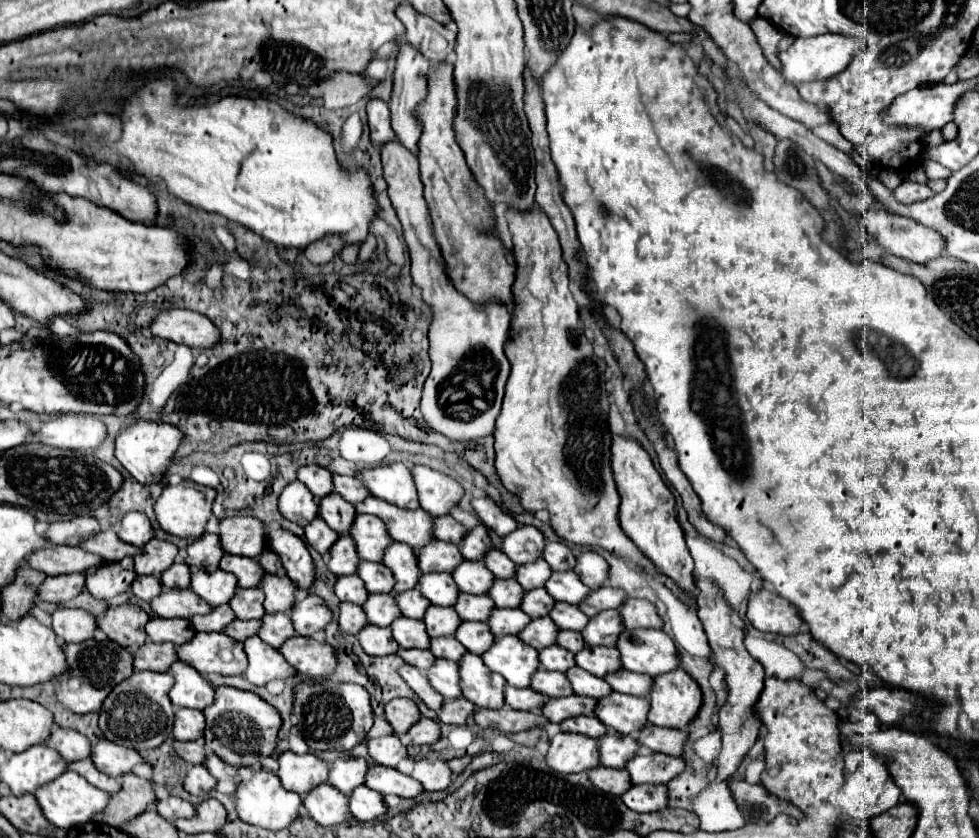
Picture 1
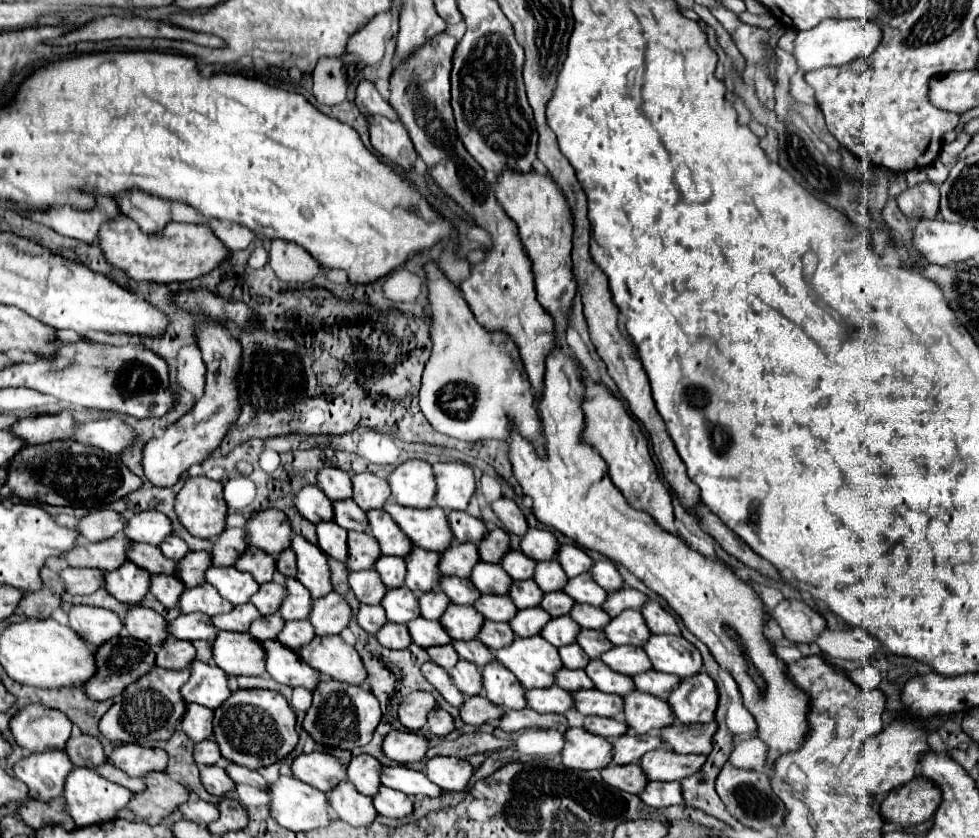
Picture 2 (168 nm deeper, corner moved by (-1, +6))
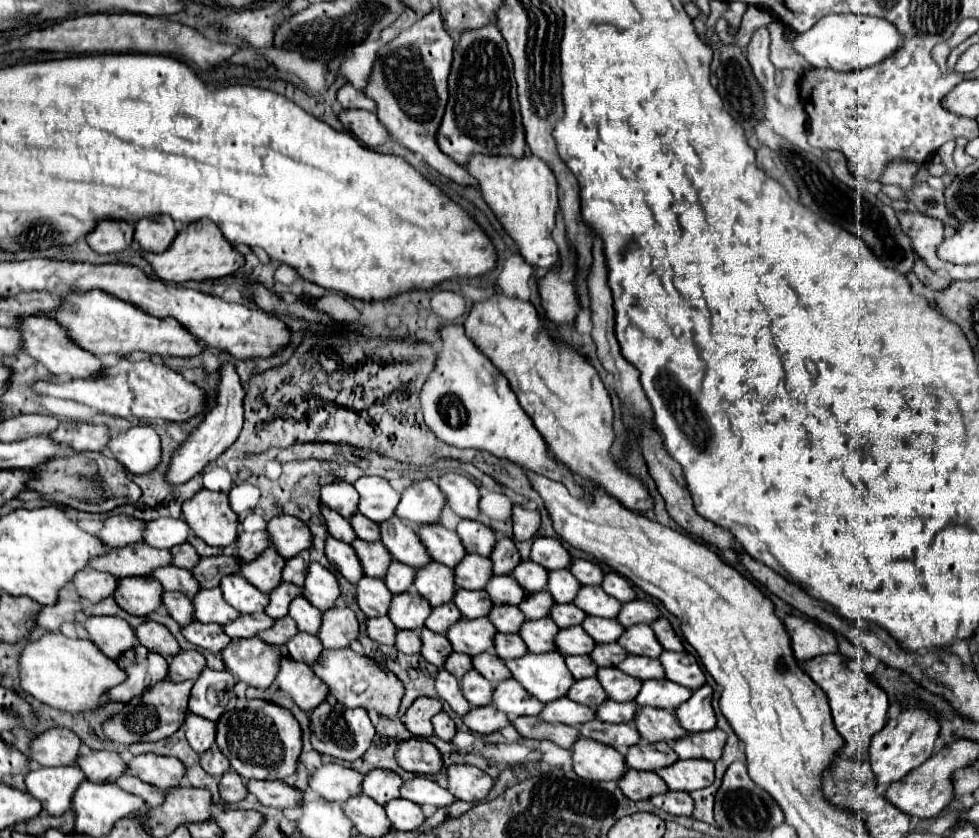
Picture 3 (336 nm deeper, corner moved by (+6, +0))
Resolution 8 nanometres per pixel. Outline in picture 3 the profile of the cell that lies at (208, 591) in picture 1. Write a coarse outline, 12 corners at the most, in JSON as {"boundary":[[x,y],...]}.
{"boundary":[[232,574],[220,582],[230,606],[242,614],[264,612],[268,594],[244,576]]}

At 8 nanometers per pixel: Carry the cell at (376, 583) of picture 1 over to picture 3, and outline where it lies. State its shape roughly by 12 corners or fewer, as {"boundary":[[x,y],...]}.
{"boundary":[[394,560],[384,582],[392,594],[414,584],[416,570]]}

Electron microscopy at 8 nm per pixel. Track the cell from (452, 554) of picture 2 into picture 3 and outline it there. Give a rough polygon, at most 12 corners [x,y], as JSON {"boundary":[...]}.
{"boundary":[[466,554],[456,572],[464,590],[484,590],[492,560]]}

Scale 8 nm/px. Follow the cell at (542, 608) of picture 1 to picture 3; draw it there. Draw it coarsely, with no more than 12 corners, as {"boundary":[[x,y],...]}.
{"boundary":[[556,604],[550,618],[560,628],[582,624],[588,616],[576,604]]}

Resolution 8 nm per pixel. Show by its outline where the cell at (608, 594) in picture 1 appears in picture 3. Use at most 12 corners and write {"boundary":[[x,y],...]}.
{"boundary":[[644,600],[626,602],[618,622],[626,628],[652,624],[660,618],[656,604]]}

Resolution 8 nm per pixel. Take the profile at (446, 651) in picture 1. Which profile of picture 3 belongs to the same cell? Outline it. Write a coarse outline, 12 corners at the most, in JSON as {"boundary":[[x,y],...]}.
{"boundary":[[492,650],[474,656],[474,670],[478,670],[494,686],[510,678]]}

